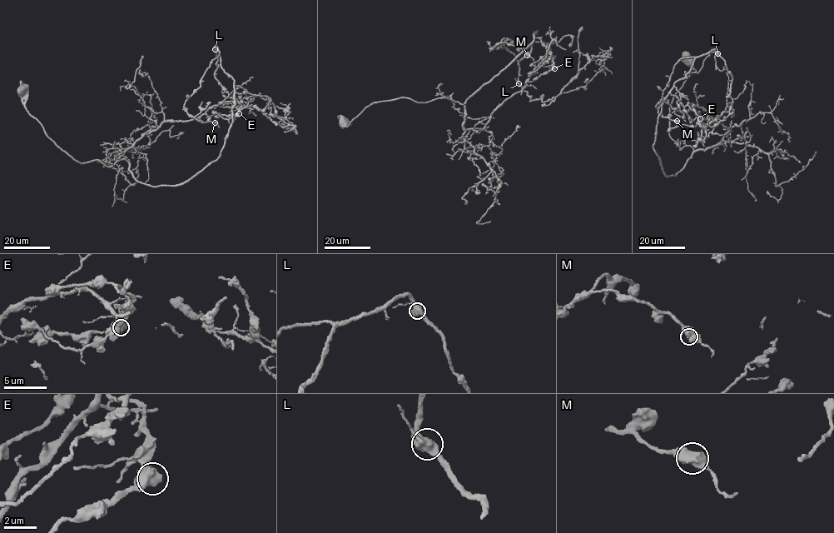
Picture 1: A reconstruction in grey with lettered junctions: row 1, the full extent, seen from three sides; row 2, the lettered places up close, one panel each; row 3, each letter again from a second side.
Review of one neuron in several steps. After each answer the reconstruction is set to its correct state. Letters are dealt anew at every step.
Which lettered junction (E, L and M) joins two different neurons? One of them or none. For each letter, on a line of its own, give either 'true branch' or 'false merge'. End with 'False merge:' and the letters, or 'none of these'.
E: true branch
L: true branch
M: true branch
False merge: none of these

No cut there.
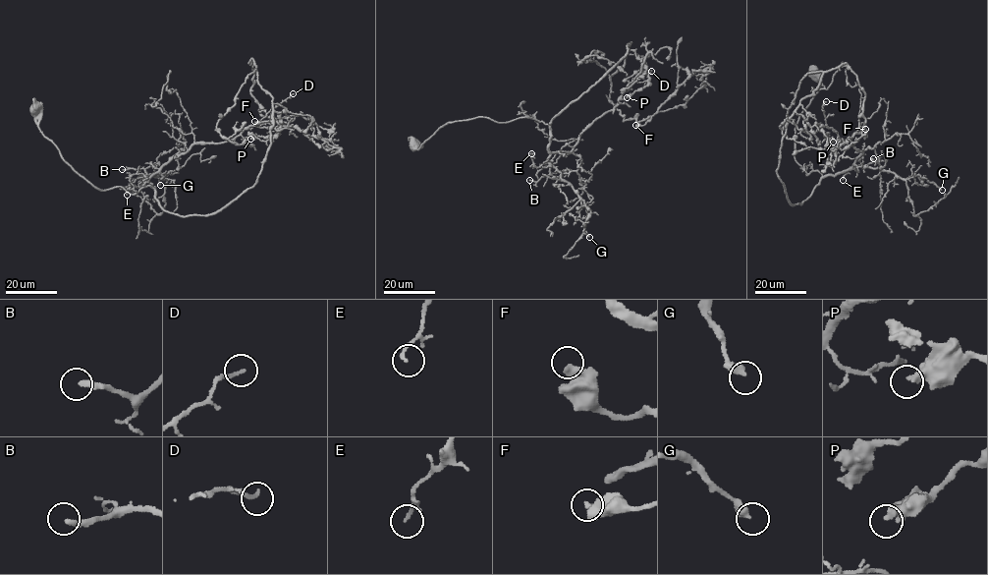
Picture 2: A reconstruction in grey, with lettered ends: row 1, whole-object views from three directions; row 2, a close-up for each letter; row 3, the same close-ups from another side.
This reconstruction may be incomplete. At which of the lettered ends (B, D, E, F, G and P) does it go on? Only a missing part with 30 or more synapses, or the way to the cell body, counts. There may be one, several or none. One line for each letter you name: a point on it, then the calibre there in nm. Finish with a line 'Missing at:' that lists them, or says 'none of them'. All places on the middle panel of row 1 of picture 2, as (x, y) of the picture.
B: (529, 180) | 240 nm
Missing at: B

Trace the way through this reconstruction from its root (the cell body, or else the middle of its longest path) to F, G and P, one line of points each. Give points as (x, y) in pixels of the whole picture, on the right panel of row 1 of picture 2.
F: (817, 76), (794, 154), (822, 177), (792, 205), (782, 139), (824, 73), (855, 75), (865, 129)
G: (817, 76), (819, 89), (795, 130), (806, 175), (874, 167), (942, 190)
P: (817, 76), (819, 89), (795, 130), (806, 175), (843, 173), (862, 152), (819, 127), (833, 142)

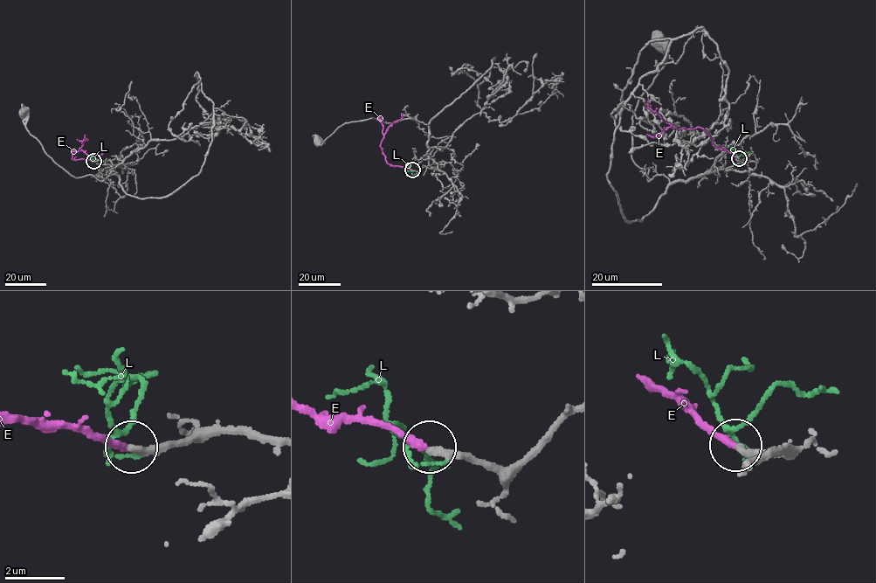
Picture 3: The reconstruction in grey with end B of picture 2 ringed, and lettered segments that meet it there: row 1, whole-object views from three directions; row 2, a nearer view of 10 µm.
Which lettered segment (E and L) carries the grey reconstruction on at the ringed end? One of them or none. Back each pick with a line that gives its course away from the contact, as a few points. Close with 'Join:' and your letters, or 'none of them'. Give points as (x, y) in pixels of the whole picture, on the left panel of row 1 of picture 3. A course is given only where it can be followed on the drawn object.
E: course (93, 161), (72, 160), (72, 151), (81, 149), (87, 155), (103, 154)
Join: E

